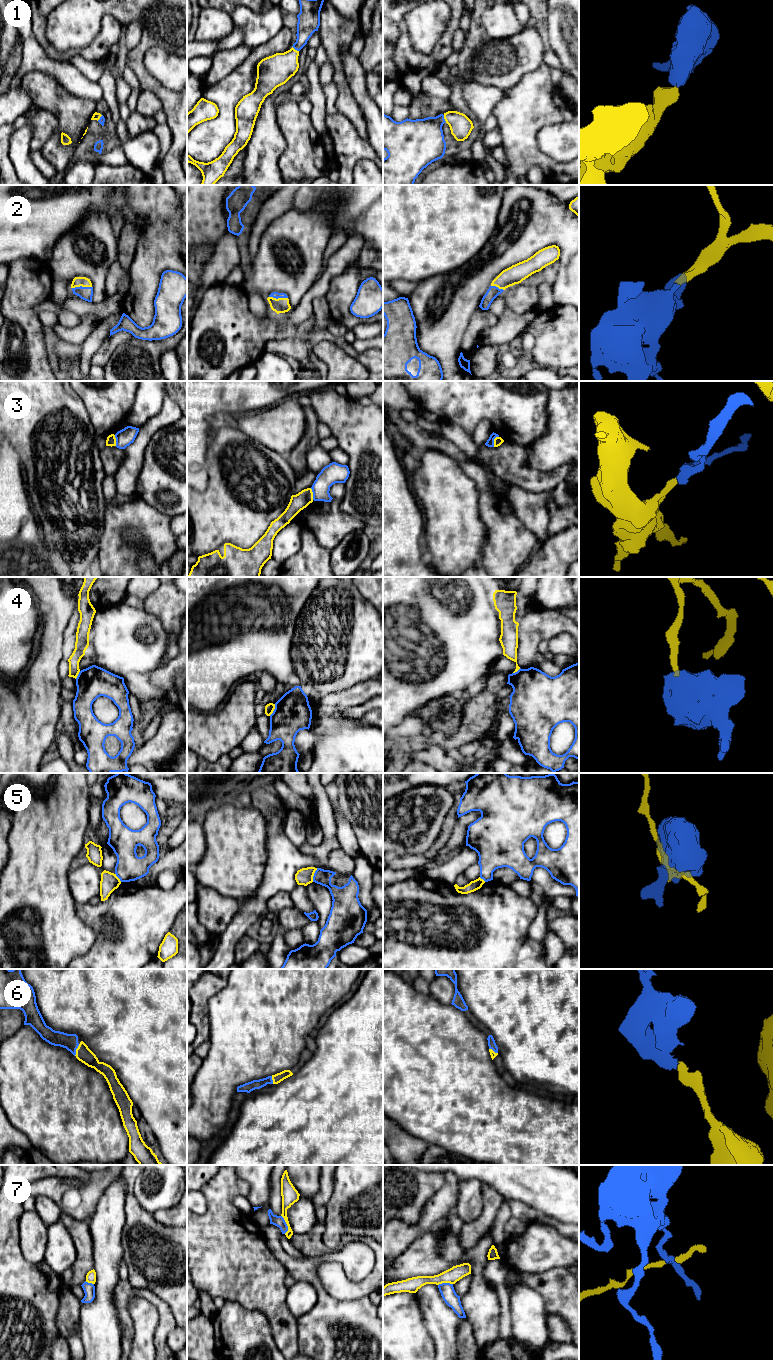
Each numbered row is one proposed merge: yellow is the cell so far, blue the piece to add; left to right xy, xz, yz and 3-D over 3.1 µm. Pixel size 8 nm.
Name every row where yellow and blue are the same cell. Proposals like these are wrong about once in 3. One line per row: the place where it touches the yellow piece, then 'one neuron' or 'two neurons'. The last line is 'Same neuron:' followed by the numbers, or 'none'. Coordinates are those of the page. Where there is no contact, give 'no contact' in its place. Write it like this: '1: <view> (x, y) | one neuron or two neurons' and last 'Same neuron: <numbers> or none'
1: xz (294, 49) | one neuron
2: xy (81, 285) | one neuron
3: yz (494, 441) | two neurons
4: xz (273, 710) | two neurons
5: xz (313, 875) | two neurons
6: xy (76, 1050) | one neuron
7: xz (286, 1223) | two neurons
Same neuron: 1, 2, 6

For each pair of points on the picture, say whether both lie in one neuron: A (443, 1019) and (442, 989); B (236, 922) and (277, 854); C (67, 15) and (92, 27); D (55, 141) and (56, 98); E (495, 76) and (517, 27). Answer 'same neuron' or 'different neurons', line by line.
A: different neurons
B: same neuron
C: same neuron
D: same neuron
E: different neurons

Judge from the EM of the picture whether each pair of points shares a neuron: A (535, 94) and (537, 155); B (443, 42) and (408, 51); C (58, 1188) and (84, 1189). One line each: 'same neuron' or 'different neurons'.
A: same neuron
B: same neuron
C: same neuron

